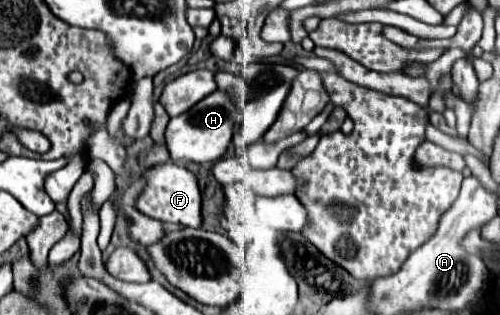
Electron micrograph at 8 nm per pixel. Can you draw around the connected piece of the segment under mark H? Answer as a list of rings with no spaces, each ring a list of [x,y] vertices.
[[[215,91],[203,101],[199,101],[191,111],[177,115],[169,121],[165,139],[167,139],[167,149],[171,155],[171,161],[195,161],[195,163],[207,163],[207,161],[217,161],[225,155],[229,143],[233,141],[235,129],[239,125],[239,111],[235,103],[223,93]]]

